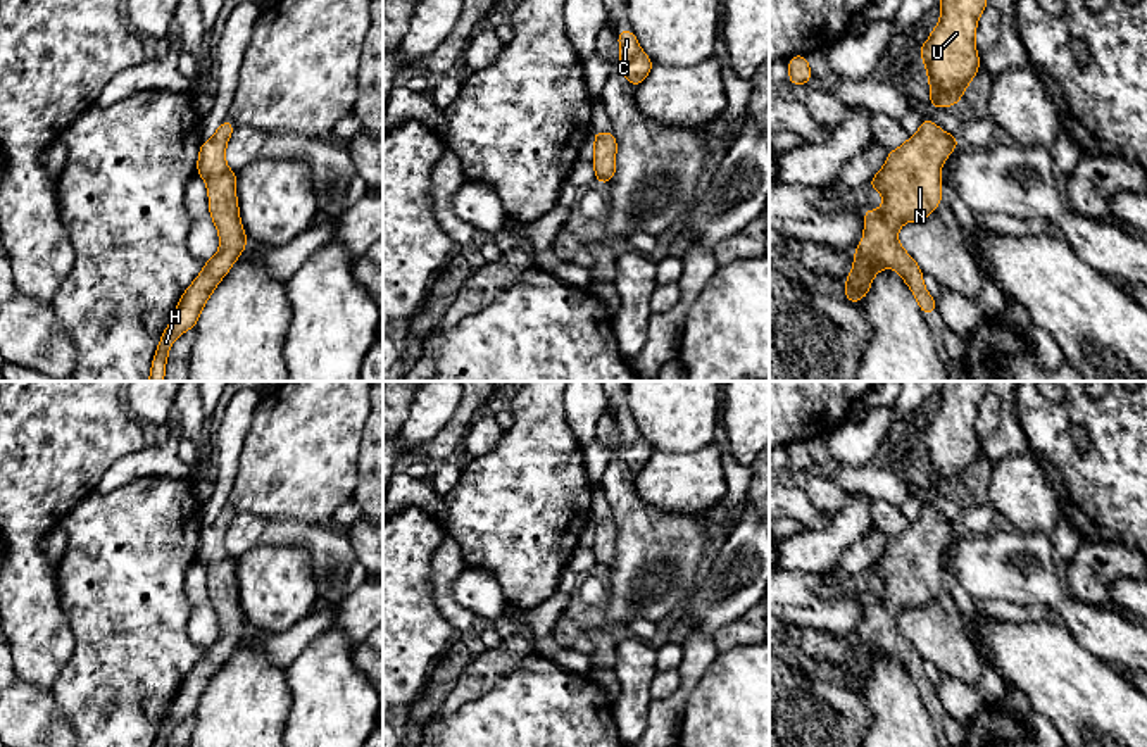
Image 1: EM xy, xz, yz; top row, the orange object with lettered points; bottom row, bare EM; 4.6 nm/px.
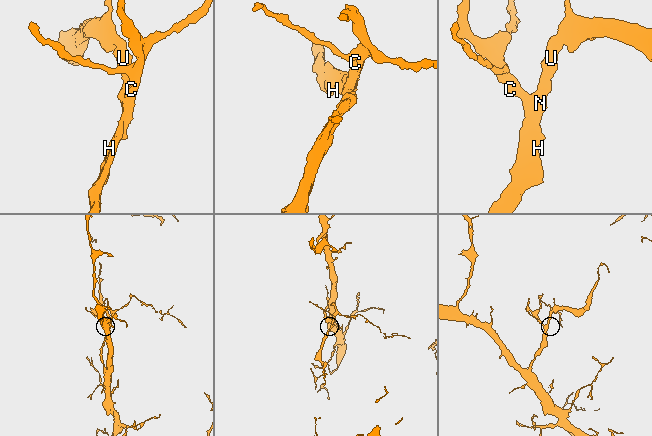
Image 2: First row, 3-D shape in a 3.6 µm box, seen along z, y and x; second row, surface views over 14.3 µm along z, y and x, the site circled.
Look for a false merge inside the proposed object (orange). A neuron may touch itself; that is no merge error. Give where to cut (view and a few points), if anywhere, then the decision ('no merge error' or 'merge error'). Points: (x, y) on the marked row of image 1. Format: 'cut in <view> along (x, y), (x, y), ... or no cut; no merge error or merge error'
no cut; no merge error

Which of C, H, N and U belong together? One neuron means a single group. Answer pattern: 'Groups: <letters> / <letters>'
Groups: C H N U

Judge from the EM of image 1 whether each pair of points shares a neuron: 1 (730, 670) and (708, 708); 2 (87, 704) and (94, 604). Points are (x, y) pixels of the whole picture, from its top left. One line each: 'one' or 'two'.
1: one
2: one

